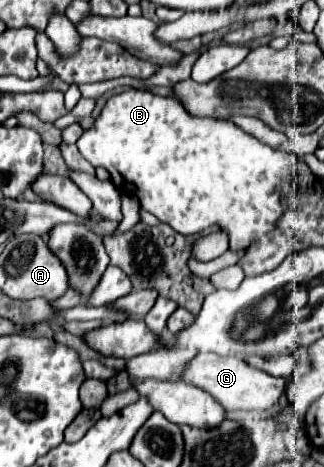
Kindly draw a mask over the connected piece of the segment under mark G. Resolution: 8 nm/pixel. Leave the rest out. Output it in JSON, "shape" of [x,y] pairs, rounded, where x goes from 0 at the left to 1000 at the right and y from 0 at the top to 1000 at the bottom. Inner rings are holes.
{"shape":[[[664,756],[608,760],[571,790],[565,816],[583,816],[590,824],[651,842],[694,876],[719,880],[824,880],[861,863],[892,820],[880,807],[843,807],[818,794],[769,786],[738,764],[682,764]]]}

